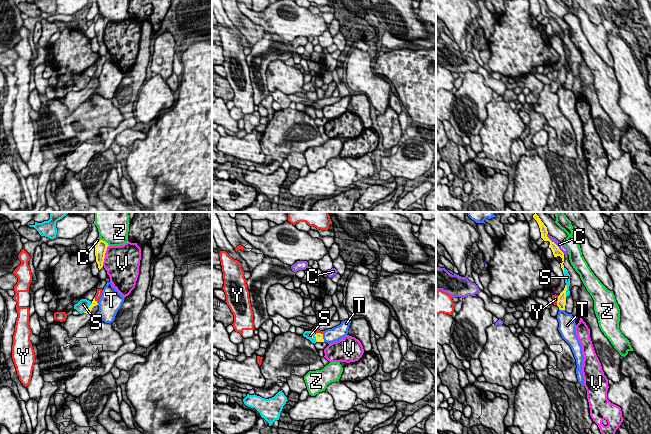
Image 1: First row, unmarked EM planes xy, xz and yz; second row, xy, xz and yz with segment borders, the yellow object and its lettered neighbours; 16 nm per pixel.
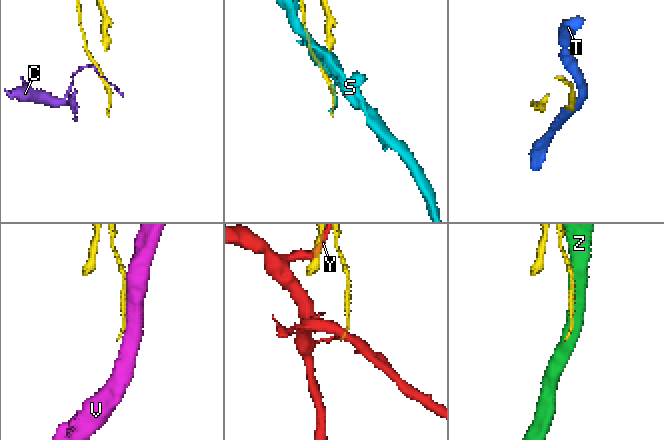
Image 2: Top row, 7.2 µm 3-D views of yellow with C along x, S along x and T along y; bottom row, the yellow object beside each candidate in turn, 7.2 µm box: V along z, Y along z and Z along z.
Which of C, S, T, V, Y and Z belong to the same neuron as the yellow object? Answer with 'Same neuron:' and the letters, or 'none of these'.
Same neuron: none of these

